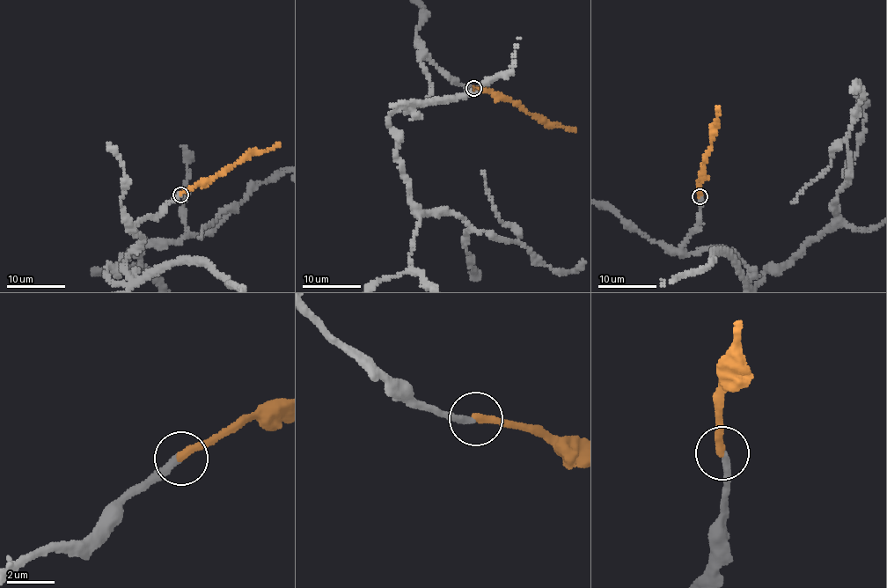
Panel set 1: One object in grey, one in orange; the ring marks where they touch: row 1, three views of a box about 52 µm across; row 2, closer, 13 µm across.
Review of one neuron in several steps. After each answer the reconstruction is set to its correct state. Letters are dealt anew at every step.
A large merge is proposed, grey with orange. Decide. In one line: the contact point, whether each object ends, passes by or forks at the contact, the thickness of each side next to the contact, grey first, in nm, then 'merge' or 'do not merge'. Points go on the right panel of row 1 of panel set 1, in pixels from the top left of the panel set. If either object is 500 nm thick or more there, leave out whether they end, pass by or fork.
(700, 196) | grey ends | orange ends | 320/360 nm | merge

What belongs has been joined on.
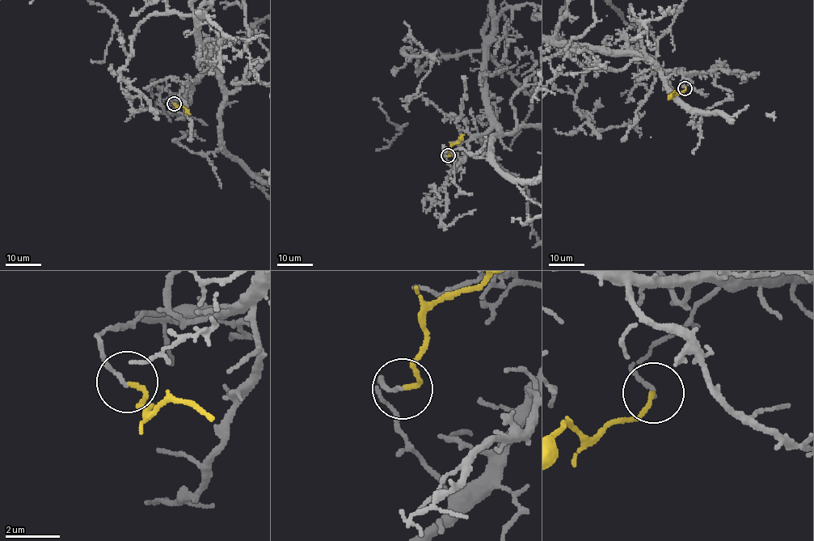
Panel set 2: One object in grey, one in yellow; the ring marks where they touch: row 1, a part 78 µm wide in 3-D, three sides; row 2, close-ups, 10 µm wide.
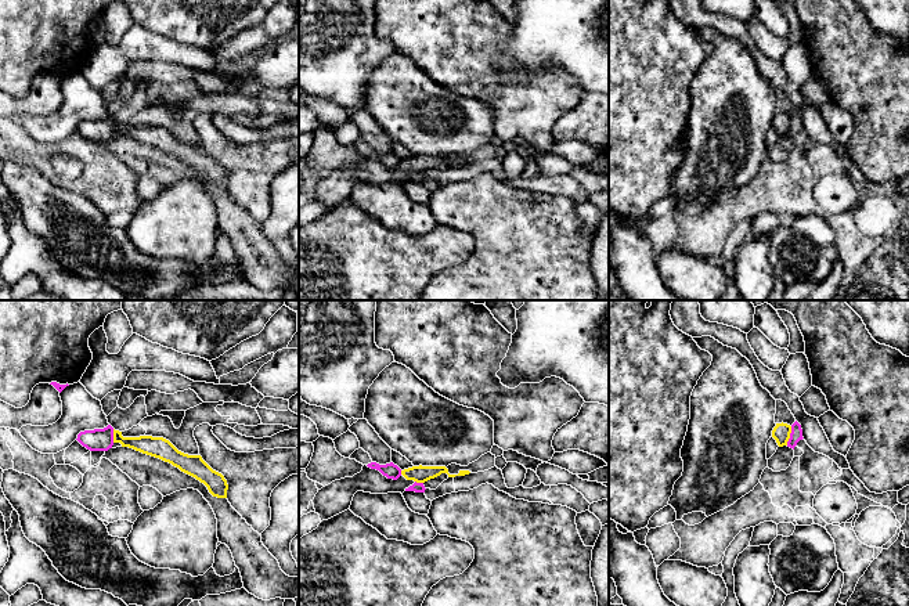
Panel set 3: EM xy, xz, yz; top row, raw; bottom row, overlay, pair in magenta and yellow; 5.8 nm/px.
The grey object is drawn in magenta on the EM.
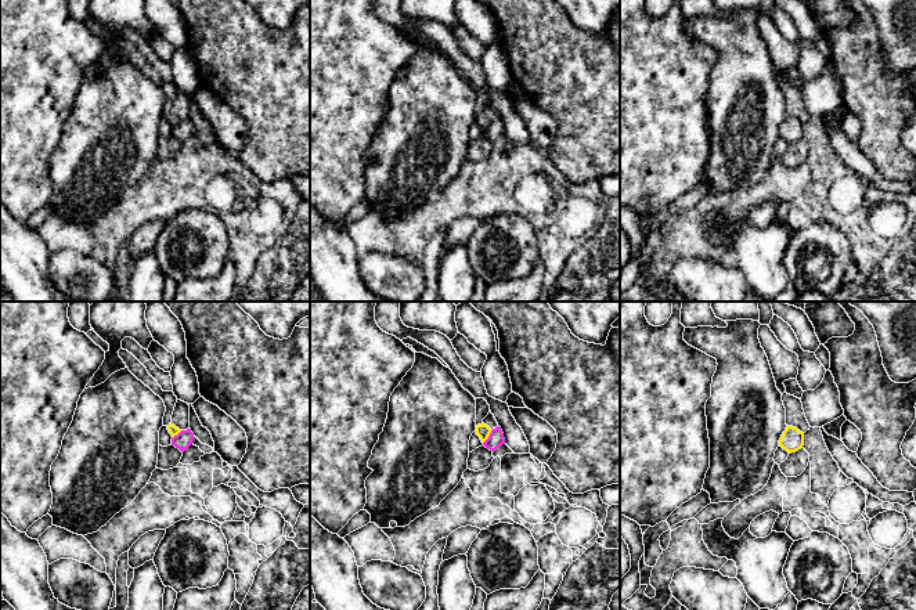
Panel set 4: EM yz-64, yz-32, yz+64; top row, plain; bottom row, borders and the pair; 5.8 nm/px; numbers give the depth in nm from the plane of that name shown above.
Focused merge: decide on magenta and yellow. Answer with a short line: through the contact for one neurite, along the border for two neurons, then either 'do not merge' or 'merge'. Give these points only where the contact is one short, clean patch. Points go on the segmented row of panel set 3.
line yz (792, 426), (786, 444); do not merge

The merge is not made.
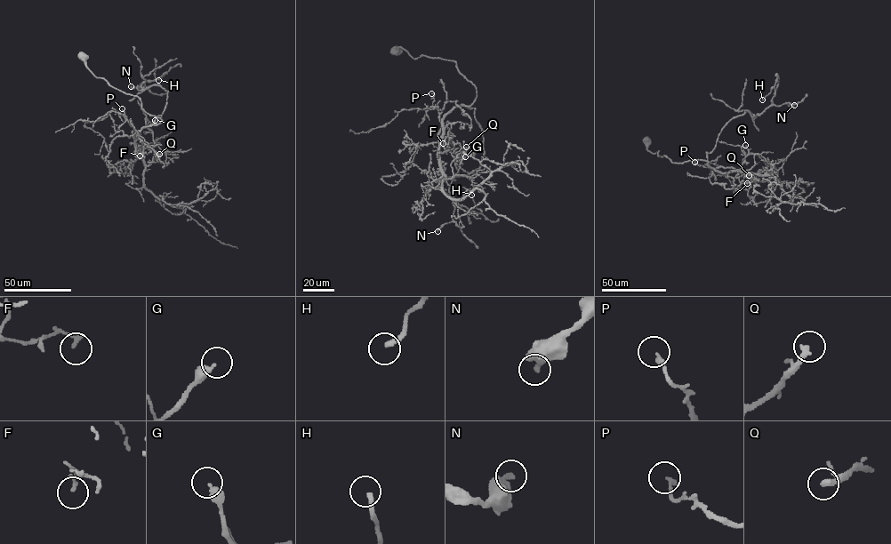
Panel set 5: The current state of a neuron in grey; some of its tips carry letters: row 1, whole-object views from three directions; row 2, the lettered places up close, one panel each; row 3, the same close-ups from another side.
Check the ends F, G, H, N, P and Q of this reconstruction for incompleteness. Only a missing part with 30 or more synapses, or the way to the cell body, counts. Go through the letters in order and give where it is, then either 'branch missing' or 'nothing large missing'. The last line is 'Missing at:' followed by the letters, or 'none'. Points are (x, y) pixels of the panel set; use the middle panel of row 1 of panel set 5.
F: at (443, 143); nothing large missing
G: at (465, 156); nothing large missing
H: at (471, 195); nothing large missing
N: at (437, 231); nothing large missing
P: at (431, 93); nothing large missing
Q: at (466, 147); nothing large missing
Missing at: none

